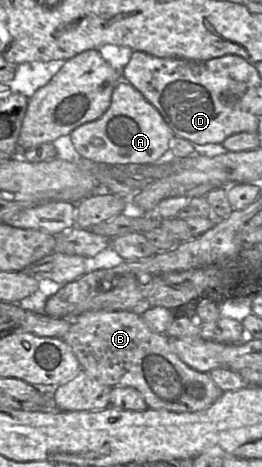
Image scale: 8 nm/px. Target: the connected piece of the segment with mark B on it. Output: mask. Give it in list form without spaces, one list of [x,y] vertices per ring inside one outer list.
[[[88,311],[70,319],[70,328],[63,337],[76,355],[81,369],[111,388],[132,387],[138,390],[150,409],[177,413],[198,412],[211,406],[223,393],[209,373],[197,371],[184,363],[172,350],[166,334],[153,332],[143,319],[127,311]]]

